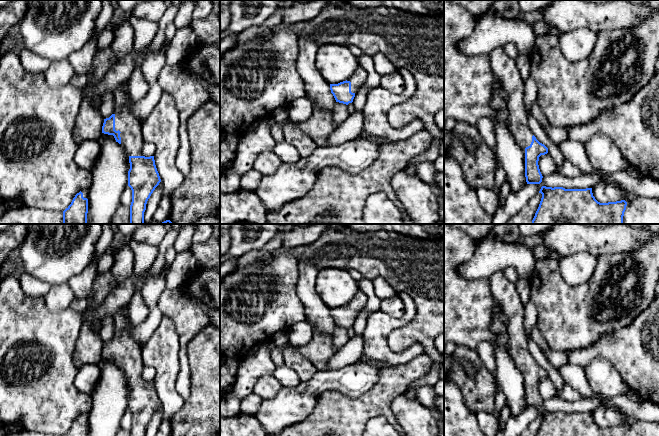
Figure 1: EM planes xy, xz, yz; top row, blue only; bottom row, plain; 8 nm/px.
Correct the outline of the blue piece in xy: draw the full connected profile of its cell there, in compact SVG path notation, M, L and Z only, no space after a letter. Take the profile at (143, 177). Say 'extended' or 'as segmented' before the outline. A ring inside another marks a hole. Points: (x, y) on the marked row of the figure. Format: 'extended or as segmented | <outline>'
extended | M127 81L119 86L125 88L127 101L121 111L115 111L109 118L104 119L102 133L113 135L116 142L127 151L130 163L128 186L132 190L130 224L144 224L147 201L161 179L154 156L145 157L142 155L144 140L141 123L131 113L134 101L129 96Z

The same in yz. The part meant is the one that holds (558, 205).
as segmented | M542 186L539 193L542 198L531 224L623 224L627 202L625 200L600 203L592 193L592 188L565 189L563 187Z

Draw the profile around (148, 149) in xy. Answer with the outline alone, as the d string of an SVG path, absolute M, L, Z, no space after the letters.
M144 142L142 147L142 156L150 157L154 156L156 152L156 147L150 142Z

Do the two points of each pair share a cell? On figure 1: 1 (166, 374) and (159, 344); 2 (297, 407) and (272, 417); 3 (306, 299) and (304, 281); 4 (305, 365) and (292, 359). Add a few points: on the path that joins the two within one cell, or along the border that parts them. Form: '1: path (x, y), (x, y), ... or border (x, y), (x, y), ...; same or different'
1: path (166, 367), (161, 351); same
2: path (291, 407), (278, 413); same
3: path (306, 295), (306, 285); same
4: path (302, 365), (295, 360); same

